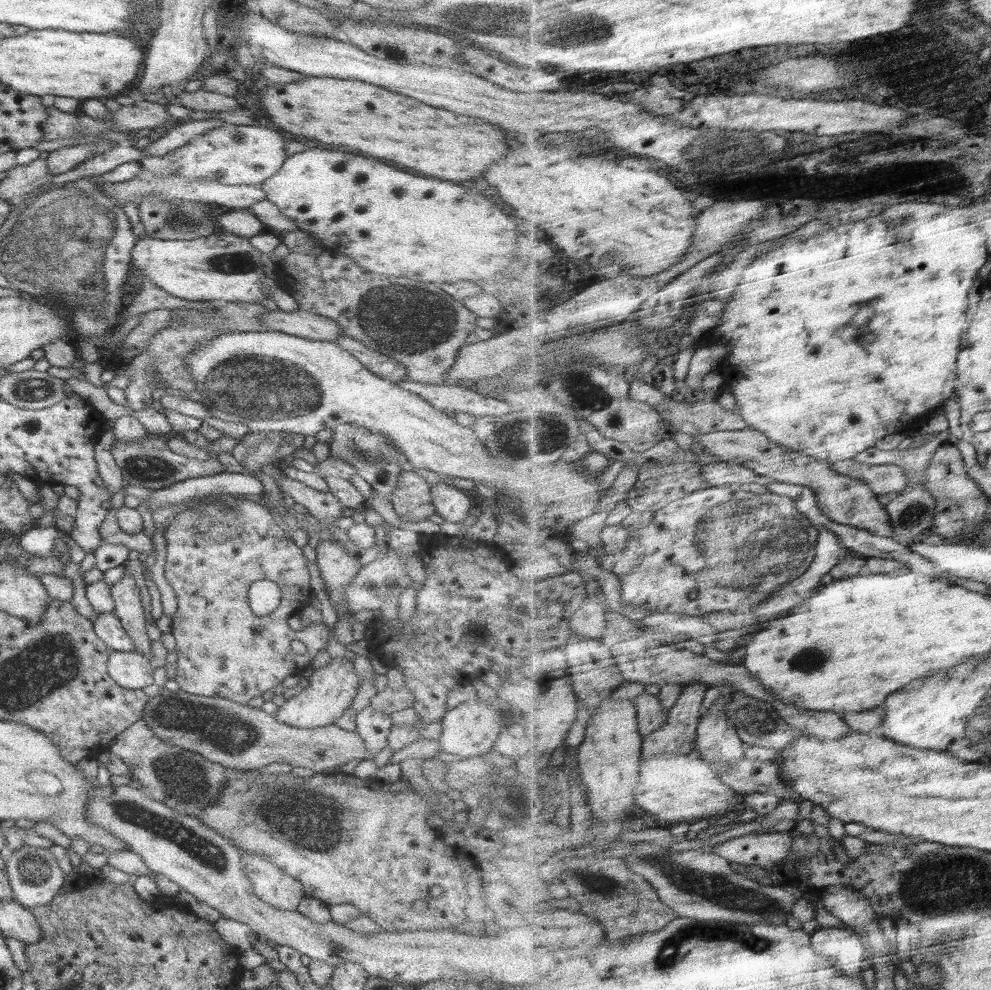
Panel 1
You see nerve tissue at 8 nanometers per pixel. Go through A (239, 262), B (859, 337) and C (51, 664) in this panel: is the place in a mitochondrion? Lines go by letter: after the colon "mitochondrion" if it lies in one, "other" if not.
A: mitochondrion
B: other
C: mitochondrion

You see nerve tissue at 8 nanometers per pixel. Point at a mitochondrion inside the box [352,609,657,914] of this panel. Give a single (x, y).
(624, 890)

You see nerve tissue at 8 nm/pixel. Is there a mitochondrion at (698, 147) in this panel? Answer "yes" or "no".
yes

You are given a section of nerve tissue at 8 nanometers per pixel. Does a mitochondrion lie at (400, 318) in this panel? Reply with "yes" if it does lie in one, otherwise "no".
yes

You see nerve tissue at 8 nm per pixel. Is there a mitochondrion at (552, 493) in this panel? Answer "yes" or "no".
no

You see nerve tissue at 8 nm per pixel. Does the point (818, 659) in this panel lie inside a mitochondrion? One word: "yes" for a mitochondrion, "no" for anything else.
yes

